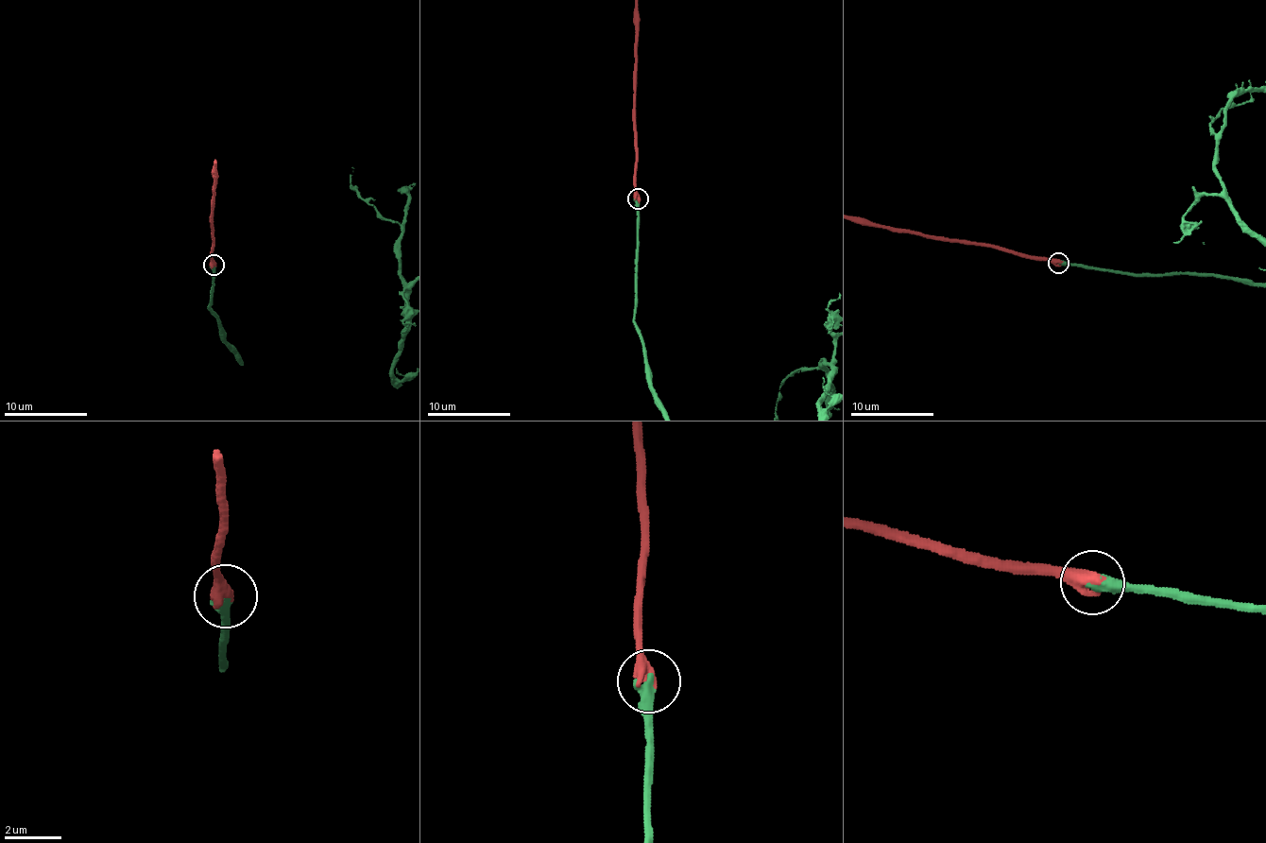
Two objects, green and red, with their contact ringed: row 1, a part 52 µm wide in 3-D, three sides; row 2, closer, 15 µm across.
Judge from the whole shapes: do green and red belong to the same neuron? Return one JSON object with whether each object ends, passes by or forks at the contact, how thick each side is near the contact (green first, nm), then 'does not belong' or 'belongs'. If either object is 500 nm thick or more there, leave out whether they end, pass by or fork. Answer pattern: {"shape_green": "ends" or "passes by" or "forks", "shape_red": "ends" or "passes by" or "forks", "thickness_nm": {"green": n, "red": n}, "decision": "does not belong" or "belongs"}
{"thickness_nm": {"green": 460, "red": 500}, "decision": "belongs"}

